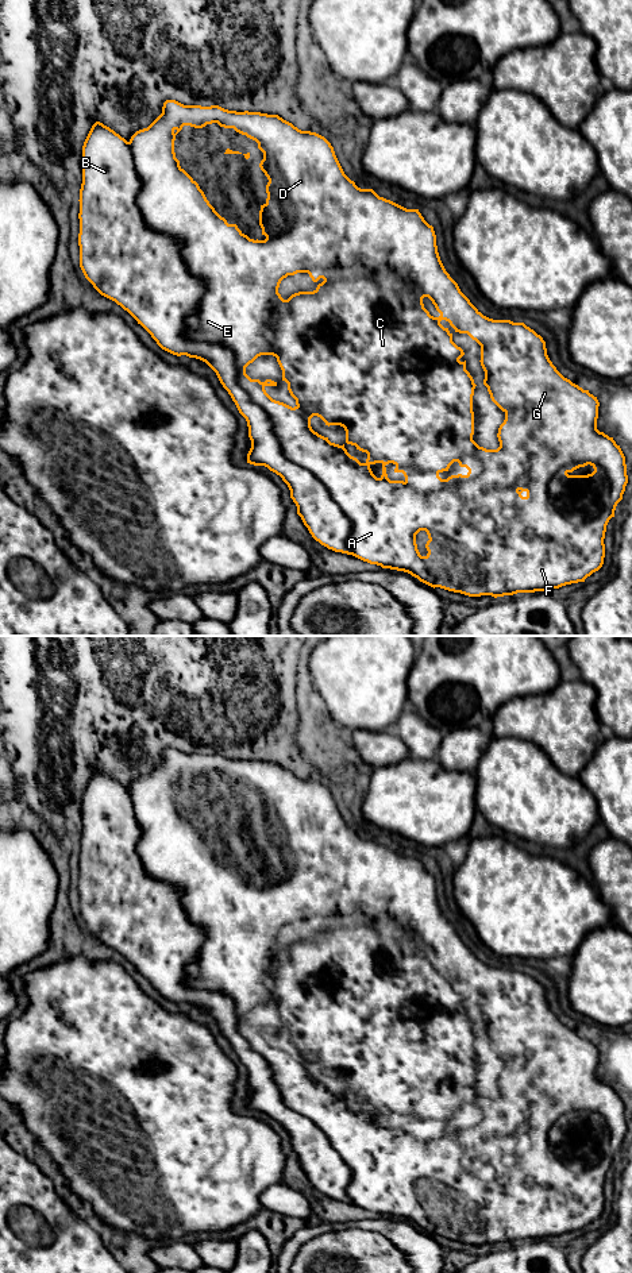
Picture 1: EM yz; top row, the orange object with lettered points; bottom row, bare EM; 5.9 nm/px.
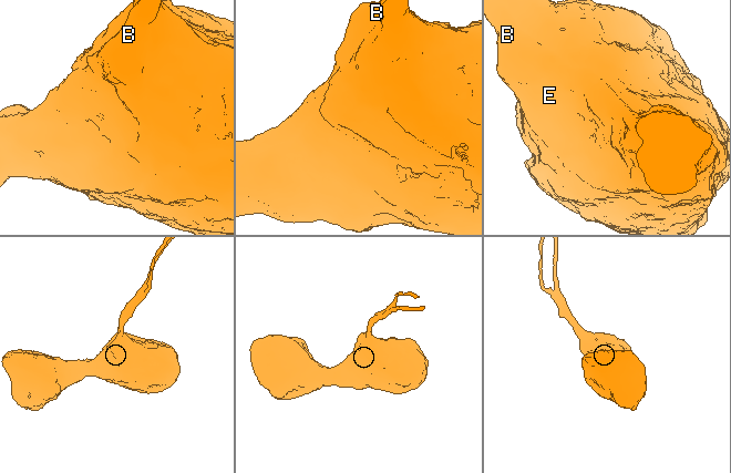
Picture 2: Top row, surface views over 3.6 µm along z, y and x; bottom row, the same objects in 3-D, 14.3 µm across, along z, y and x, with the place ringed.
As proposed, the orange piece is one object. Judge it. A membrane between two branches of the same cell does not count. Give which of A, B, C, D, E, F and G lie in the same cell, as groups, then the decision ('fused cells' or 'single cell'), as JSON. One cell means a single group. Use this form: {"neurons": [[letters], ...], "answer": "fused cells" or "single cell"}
{"neurons": [["A", "C", "D", "E", "F", "G"], ["B"]], "answer": "fused cells"}

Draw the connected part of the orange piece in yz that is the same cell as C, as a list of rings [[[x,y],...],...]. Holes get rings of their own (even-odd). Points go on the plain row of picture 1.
[[[166,748],[162,761],[147,776],[136,779],[128,794],[142,830],[136,850],[146,873],[181,888],[184,911],[204,931],[199,957],[185,969],[185,983],[232,998],[240,1021],[239,1033],[269,1061],[286,1106],[312,1120],[350,1166],[352,1176],[347,1196],[352,1204],[382,1216],[408,1220],[433,1237],[494,1246],[585,1230],[602,1215],[606,1173],[623,1147],[628,1123],[620,1093],[597,1077],[597,1045],[556,1018],[547,1003],[546,990],[533,977],[524,971],[489,967],[470,950],[446,919],[433,875],[419,857],[406,857],[379,845],[373,837],[358,836],[344,822],[324,784],[301,779],[278,763]],[[212,771],[255,788],[263,801],[259,815],[269,830],[259,873],[265,888],[250,887],[236,872],[228,872],[176,806],[174,788],[184,774],[203,776]],[[297,921],[308,921],[313,930],[324,929],[313,940],[298,940],[284,948],[278,941],[280,931]],[[424,945],[432,949],[439,965],[424,956]],[[442,968],[481,994],[483,1033],[492,1049],[505,1061],[497,1081],[497,1098],[486,1098],[473,1088],[473,1044],[477,1033],[466,1018],[466,1008],[459,1008],[463,998],[452,990],[452,981],[440,972]],[[261,1003],[277,1006],[282,1029],[296,1048],[294,1056],[266,1041],[265,1035],[277,1034],[277,1030],[261,1030],[246,1022],[246,1015]],[[313,1064],[328,1075],[343,1075],[346,1091],[366,1100],[366,1110],[351,1104],[344,1092],[331,1091],[315,1080],[311,1075]],[[454,1110],[469,1120],[442,1127],[439,1122],[448,1119]],[[375,1111],[382,1112],[379,1126],[370,1116]],[[389,1111],[396,1114],[394,1120],[404,1122],[404,1129],[388,1126],[385,1114]],[[587,1112],[594,1116],[591,1122],[571,1122]],[[420,1179],[425,1179],[429,1187],[425,1204],[420,1203],[416,1192]]]

